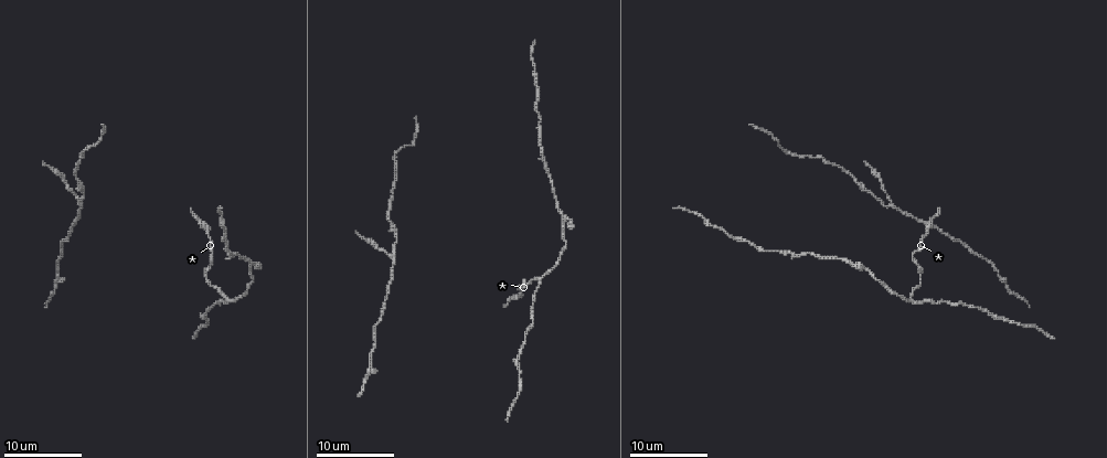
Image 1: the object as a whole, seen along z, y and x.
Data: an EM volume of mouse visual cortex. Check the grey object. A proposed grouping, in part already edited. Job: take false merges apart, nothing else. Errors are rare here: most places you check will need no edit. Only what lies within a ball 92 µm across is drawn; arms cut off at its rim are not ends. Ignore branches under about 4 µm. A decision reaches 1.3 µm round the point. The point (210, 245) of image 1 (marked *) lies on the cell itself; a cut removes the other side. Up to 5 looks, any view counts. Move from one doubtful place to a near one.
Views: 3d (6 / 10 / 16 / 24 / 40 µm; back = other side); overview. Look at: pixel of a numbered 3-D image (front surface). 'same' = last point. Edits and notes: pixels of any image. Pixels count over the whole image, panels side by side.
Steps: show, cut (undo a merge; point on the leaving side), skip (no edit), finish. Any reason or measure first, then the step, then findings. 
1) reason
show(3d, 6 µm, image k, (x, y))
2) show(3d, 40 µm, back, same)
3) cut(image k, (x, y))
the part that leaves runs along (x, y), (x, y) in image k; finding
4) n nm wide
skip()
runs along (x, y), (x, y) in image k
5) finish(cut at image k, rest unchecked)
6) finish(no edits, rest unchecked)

sudden change in width
show(3d, 10 µm, image 1, (206, 275))

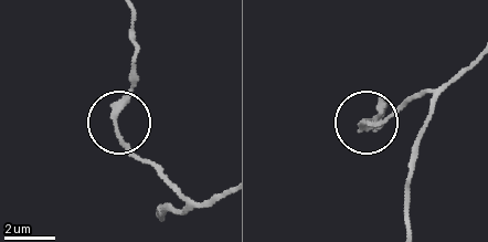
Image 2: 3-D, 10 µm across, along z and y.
show(3d, 6 µm, image 2, (361, 124))

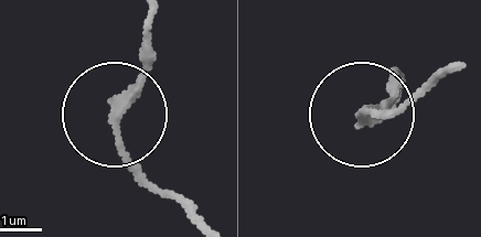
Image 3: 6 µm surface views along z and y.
230 nm wide
skip()
runs along (149, 9), (149, 72), (110, 125), (160, 195) in image 3; one cell here

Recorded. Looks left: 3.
a fork
show(3d, 10 µm, image 1, (542, 275))

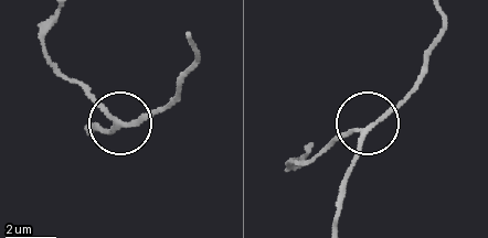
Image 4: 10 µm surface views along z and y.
zoom in
show(3d, 6 µm, image 4, (117, 124))

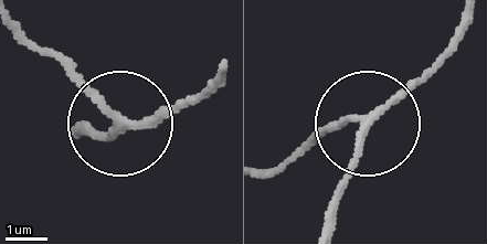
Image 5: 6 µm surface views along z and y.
170 nm wide
skip()
runs along (21, 35), (113, 116), (106, 130), (85, 130) in image 5; all the same cell

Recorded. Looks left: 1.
side arm on a straight run
show(3d, 10 µm, image 1, (891, 205))

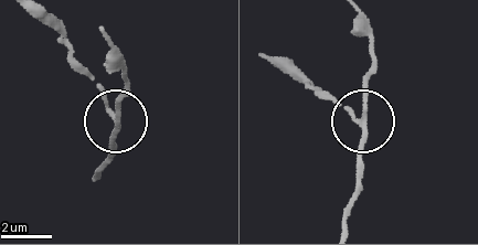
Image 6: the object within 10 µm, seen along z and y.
3 arms
skip()
one cell here

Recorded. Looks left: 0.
finish(no edits, rest unchecked)

